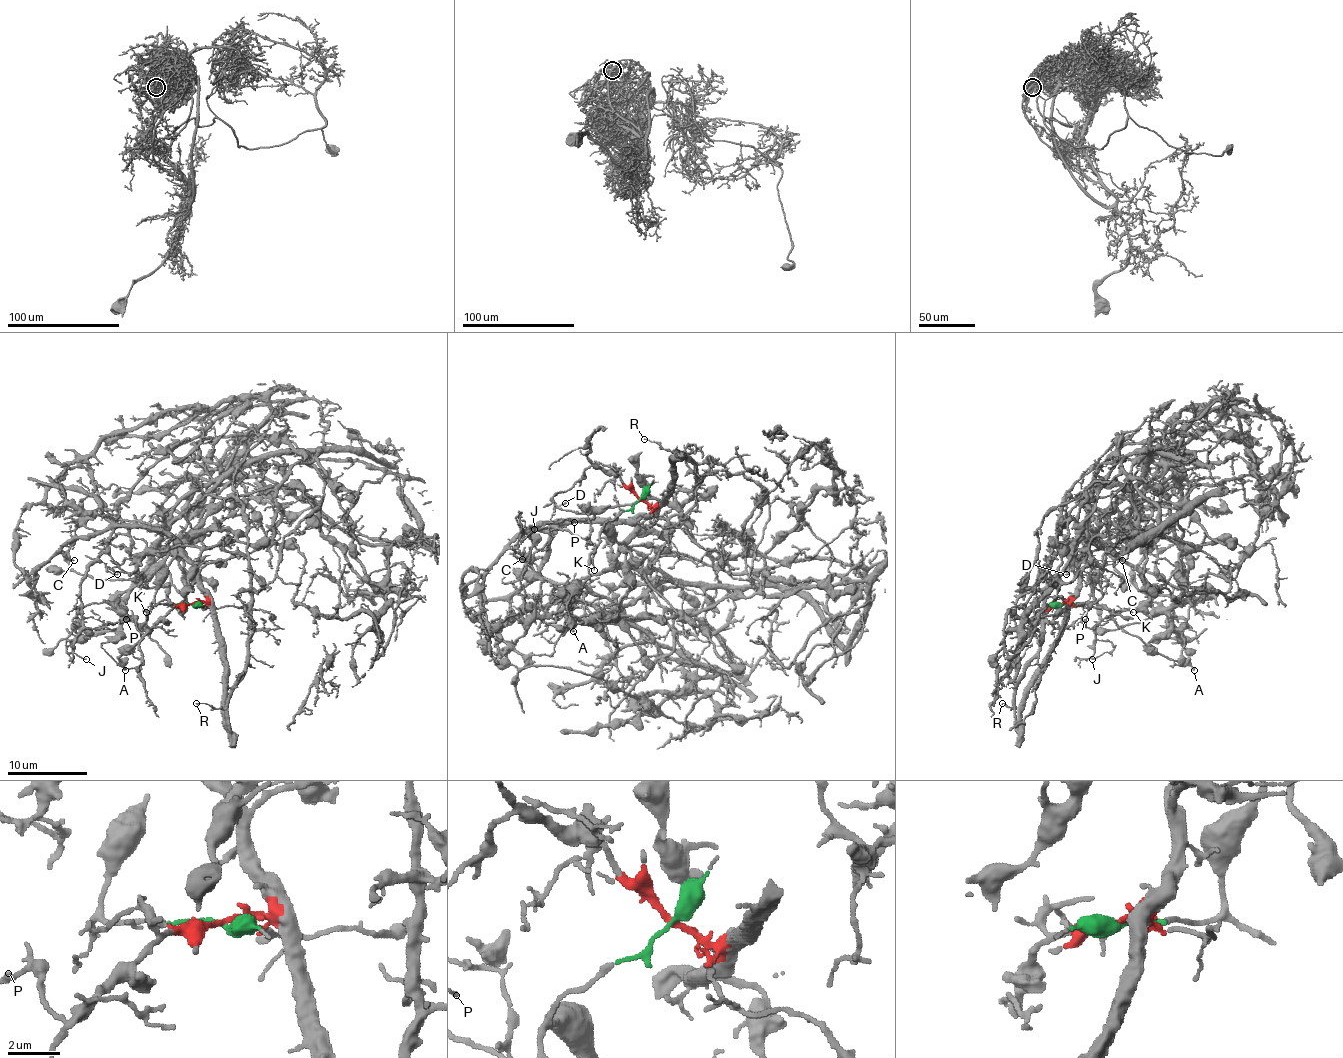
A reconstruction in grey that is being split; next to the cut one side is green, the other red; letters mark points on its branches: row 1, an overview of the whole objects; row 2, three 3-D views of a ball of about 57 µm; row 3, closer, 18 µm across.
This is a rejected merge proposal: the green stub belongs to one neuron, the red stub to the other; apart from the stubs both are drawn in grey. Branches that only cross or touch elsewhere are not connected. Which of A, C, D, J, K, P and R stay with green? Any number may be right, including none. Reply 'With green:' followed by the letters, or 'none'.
With green: A, K

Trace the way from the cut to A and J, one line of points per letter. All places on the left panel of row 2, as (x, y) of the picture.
A: (191, 603), (151, 605), (147, 621), (141, 627), (141, 637), (121, 657), (125, 671)
J: (191, 603), (205, 595), (197, 565), (163, 533), (117, 527), (81, 583), (81, 625), (67, 645), (85, 659)

